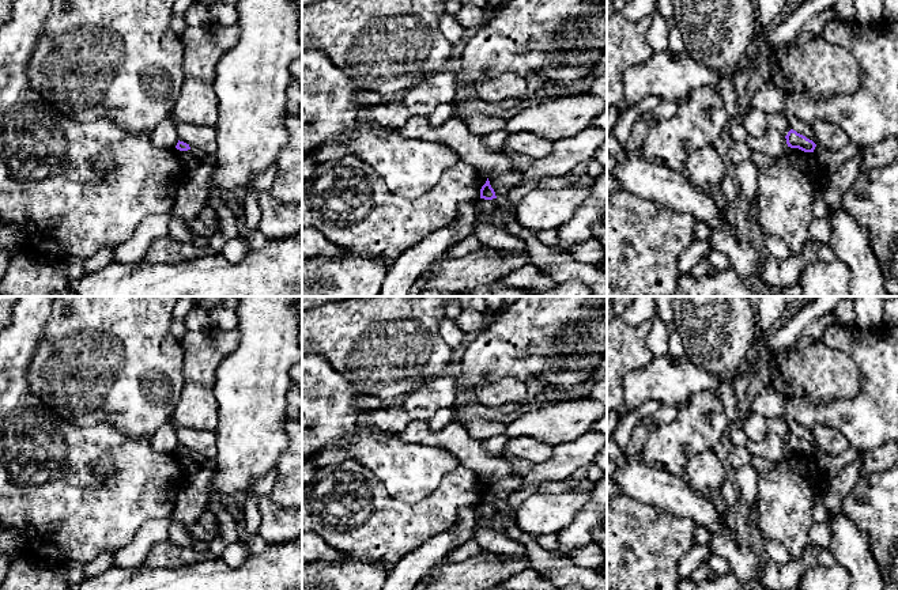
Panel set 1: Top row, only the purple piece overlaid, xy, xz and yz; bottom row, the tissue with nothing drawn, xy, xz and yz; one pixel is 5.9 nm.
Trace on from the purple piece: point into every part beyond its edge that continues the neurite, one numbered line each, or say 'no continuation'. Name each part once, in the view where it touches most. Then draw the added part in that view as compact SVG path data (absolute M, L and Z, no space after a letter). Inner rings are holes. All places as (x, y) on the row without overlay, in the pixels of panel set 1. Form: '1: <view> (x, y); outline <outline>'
no continuation

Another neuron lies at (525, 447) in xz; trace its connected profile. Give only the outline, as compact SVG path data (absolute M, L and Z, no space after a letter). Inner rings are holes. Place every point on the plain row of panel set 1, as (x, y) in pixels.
M512 436L508 439L502 457L505 458L520 458L528 459L532 464L543 464L550 459L554 454L554 446L543 440L536 439L535 436Z

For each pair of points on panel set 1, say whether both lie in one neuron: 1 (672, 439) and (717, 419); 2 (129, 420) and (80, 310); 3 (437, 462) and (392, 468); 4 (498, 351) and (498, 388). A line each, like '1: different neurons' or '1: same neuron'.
1: same neuron
2: same neuron
3: same neuron
4: different neurons

